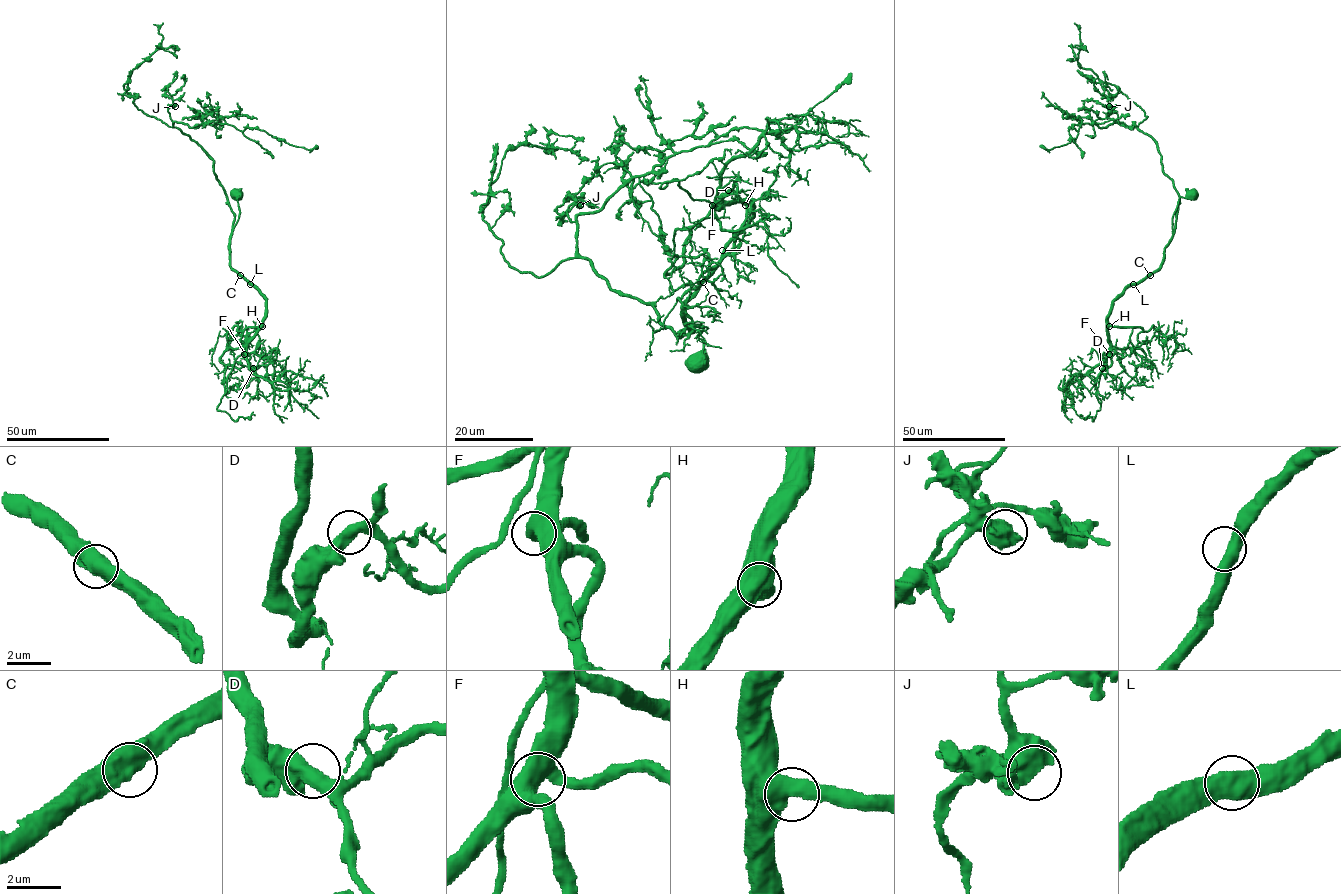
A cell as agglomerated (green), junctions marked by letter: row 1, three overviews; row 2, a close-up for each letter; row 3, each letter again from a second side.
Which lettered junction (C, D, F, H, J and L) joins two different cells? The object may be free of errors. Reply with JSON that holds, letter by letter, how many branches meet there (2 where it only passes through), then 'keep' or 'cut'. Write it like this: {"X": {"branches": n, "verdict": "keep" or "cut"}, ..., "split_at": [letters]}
{"C": {"branches": 2, "verdict": "keep"}, "D": {"branches": 2, "verdict": "keep"}, "F": {"branches": 2, "verdict": "keep"}, "H": {"branches": 2, "verdict": "keep"}, "J": {"branches": 2, "verdict": "keep"}, "L": {"branches": 2, "verdict": "keep"}, "split_at": []}

